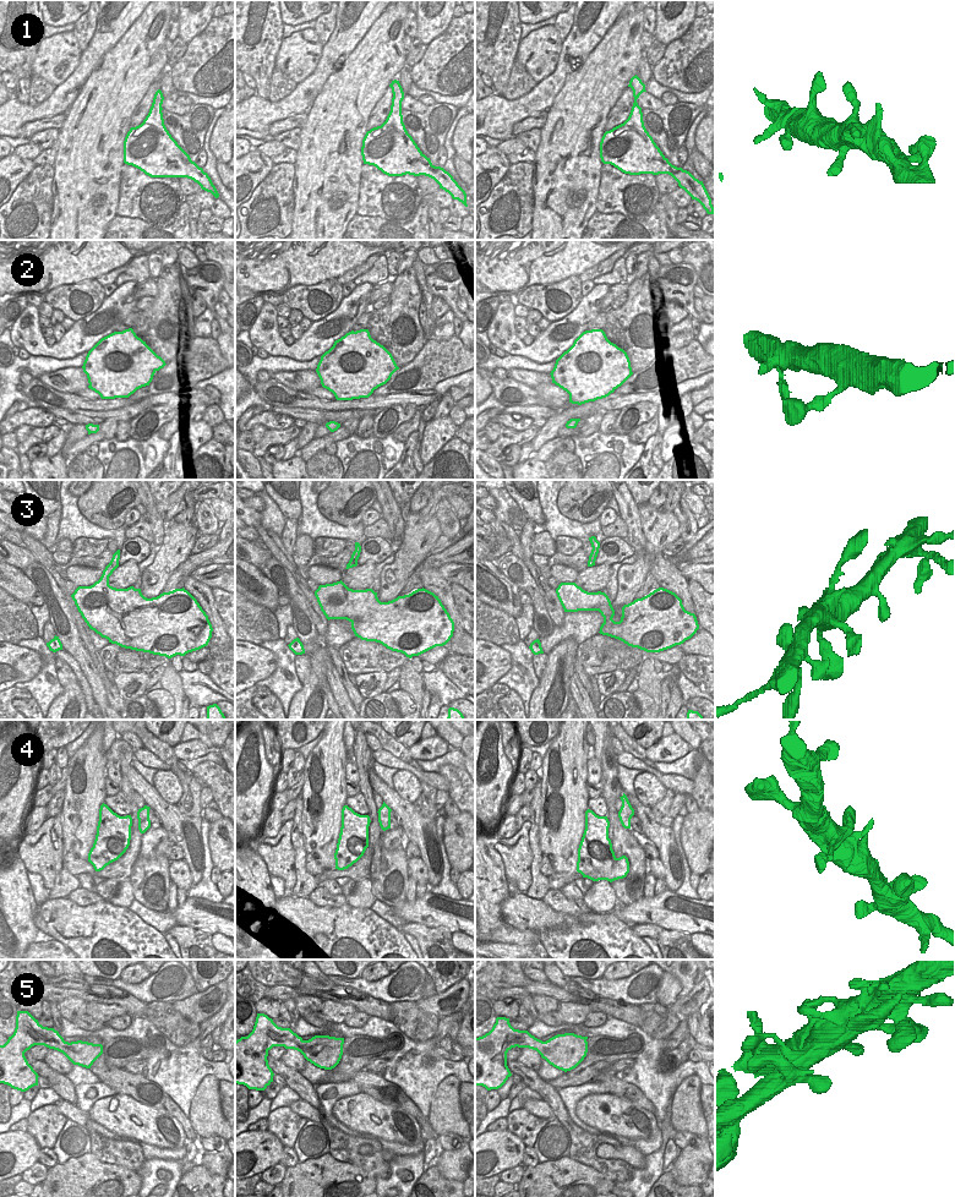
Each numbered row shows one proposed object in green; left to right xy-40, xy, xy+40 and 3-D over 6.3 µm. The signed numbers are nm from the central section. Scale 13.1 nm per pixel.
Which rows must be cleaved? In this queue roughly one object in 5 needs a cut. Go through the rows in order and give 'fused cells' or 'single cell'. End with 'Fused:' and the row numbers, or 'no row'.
1: single cell
2: single cell
3: single cell
4: single cell
5: single cell
Fused: no row

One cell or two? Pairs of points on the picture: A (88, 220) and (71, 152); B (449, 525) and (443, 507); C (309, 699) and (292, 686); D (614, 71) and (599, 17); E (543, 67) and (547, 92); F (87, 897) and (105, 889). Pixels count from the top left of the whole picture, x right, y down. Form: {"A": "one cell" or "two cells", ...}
{"A": "one cell", "B": "one cell", "C": "two cells", "D": "two cells", "E": "two cells", "F": "two cells"}

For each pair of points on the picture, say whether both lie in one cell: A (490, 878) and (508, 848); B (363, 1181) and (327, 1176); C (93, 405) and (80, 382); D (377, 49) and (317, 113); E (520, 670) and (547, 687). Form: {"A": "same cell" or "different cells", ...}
{"A": "different cells", "B": "same cell", "C": "different cells", "D": "same cell", "E": "different cells"}

